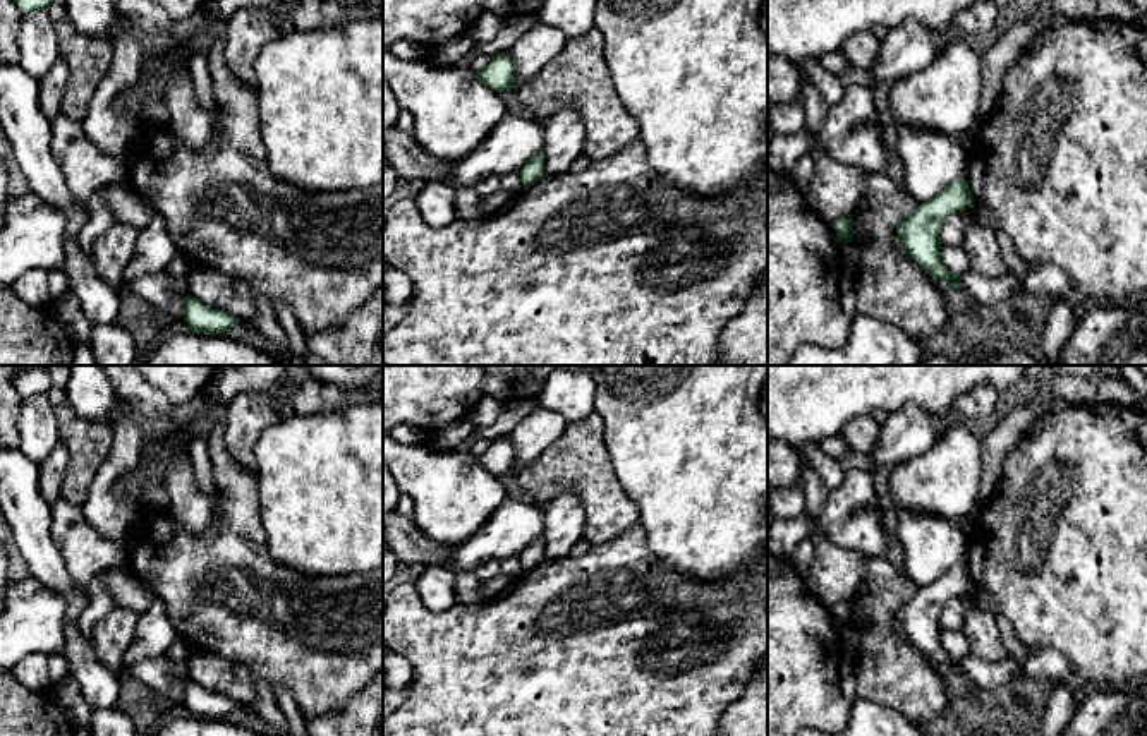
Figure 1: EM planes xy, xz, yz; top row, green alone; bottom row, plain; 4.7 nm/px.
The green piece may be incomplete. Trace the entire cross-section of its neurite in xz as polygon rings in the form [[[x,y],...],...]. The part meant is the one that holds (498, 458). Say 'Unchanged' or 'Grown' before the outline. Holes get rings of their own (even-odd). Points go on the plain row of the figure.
Unchanged. [[[503,436],[489,441],[489,448],[477,456],[479,465],[493,475],[515,472],[515,451],[512,443]]]

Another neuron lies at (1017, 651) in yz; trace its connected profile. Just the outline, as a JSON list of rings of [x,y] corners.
[[[972,587],[972,594],[979,606],[994,616],[994,621],[1001,631],[1001,642],[1008,652],[1008,657],[1022,664],[1029,655],[1029,647],[1018,640],[1008,618],[1004,618],[996,606],[992,595],[979,587]]]

